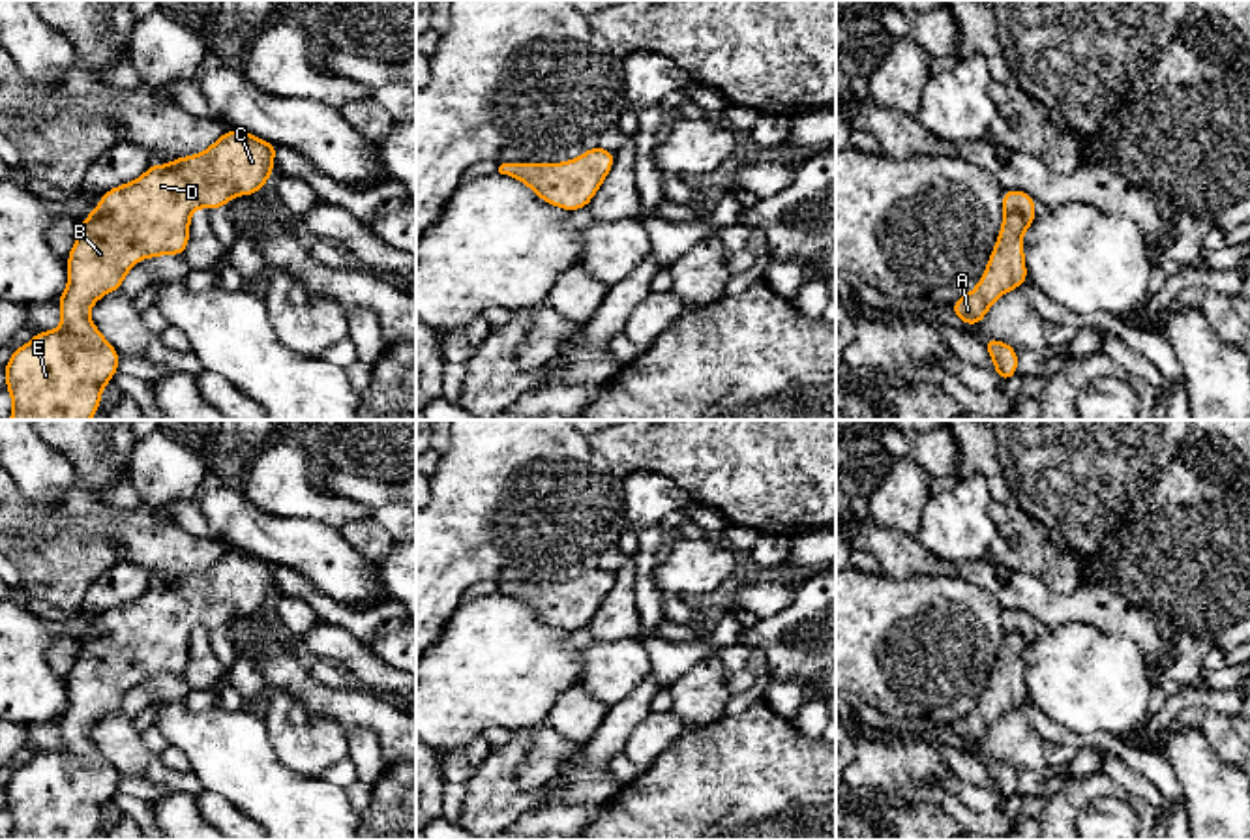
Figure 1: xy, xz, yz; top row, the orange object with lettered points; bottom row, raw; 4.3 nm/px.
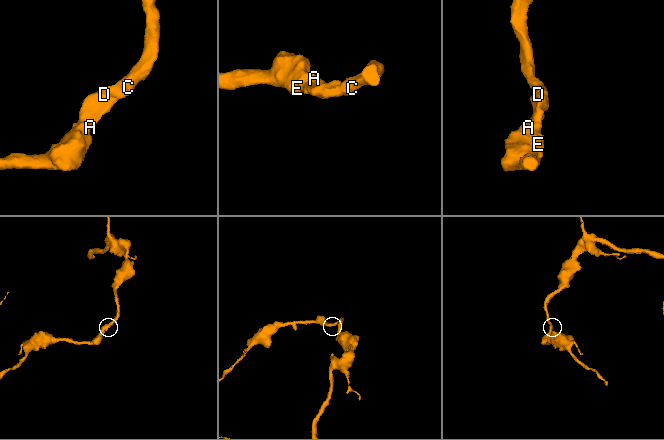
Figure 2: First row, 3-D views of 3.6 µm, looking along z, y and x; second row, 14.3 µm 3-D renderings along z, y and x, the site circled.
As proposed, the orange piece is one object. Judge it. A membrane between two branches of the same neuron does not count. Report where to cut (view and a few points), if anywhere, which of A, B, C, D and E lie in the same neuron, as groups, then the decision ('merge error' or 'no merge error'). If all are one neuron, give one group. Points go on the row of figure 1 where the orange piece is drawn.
cut none; groups A B C D E; no merge error

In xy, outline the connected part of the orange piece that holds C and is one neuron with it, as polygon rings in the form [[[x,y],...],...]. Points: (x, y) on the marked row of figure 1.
[[[246,129],[223,133],[197,156],[156,165],[137,180],[101,195],[99,206],[81,223],[67,257],[67,291],[56,300],[62,326],[36,332],[28,345],[13,351],[6,364],[6,388],[13,399],[9,420],[90,420],[99,409],[101,390],[118,371],[120,354],[101,336],[88,309],[111,291],[120,291],[124,276],[139,259],[184,255],[189,242],[189,219],[197,206],[227,206],[236,195],[255,195],[272,176],[279,146],[260,141]]]

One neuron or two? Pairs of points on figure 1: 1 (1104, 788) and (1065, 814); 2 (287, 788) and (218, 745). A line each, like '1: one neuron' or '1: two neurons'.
1: one neuron
2: one neuron

